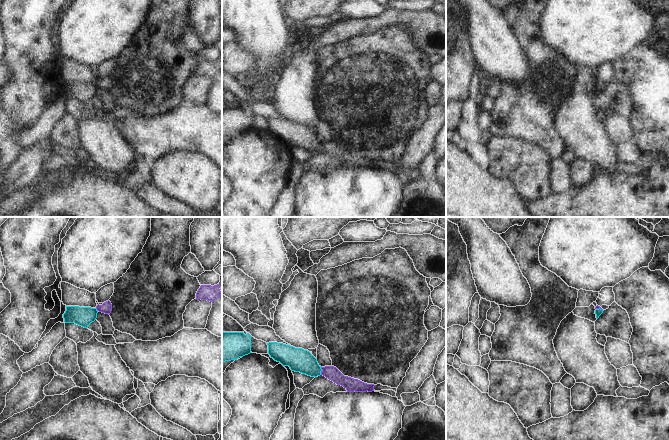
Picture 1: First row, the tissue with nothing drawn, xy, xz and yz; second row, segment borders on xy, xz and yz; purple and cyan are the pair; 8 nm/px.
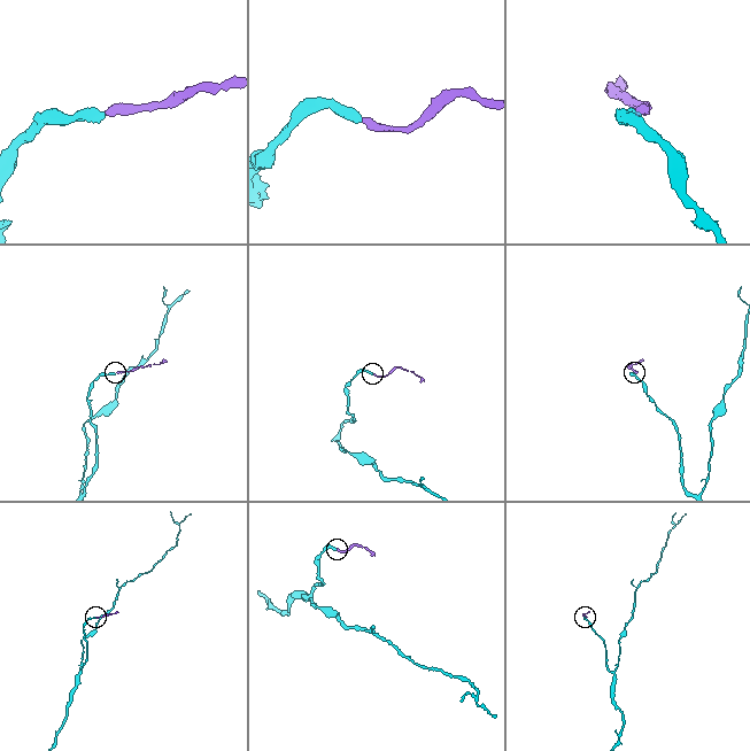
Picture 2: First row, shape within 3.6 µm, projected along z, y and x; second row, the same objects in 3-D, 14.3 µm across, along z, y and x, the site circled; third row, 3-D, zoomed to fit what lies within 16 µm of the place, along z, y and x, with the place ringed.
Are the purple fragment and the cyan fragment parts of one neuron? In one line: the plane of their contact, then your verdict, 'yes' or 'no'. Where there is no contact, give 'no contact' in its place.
xz | yes

